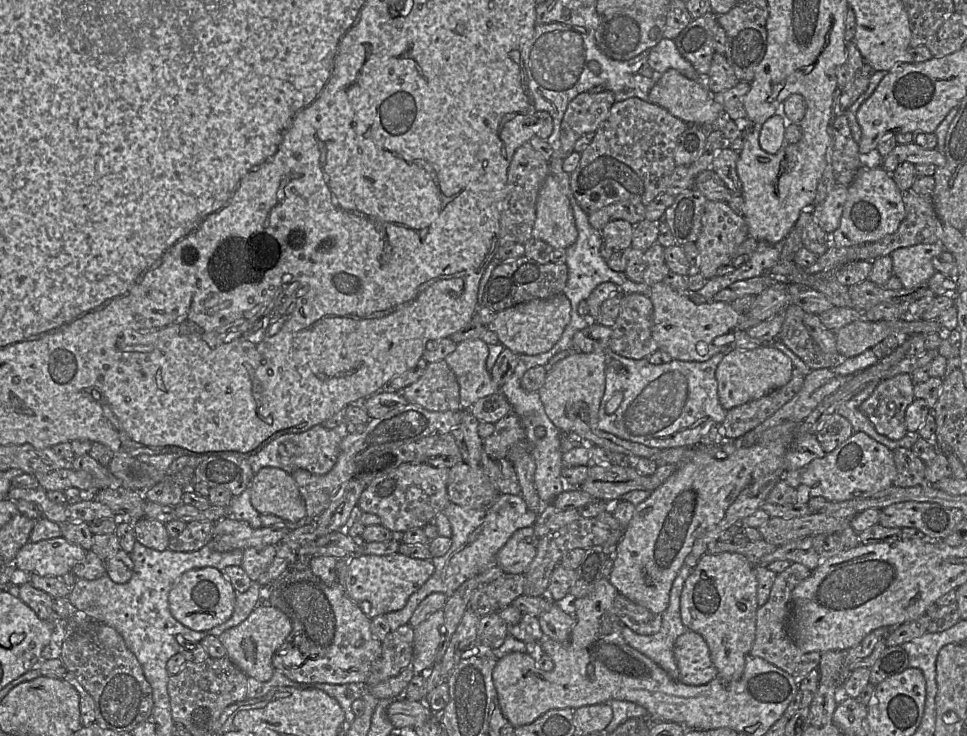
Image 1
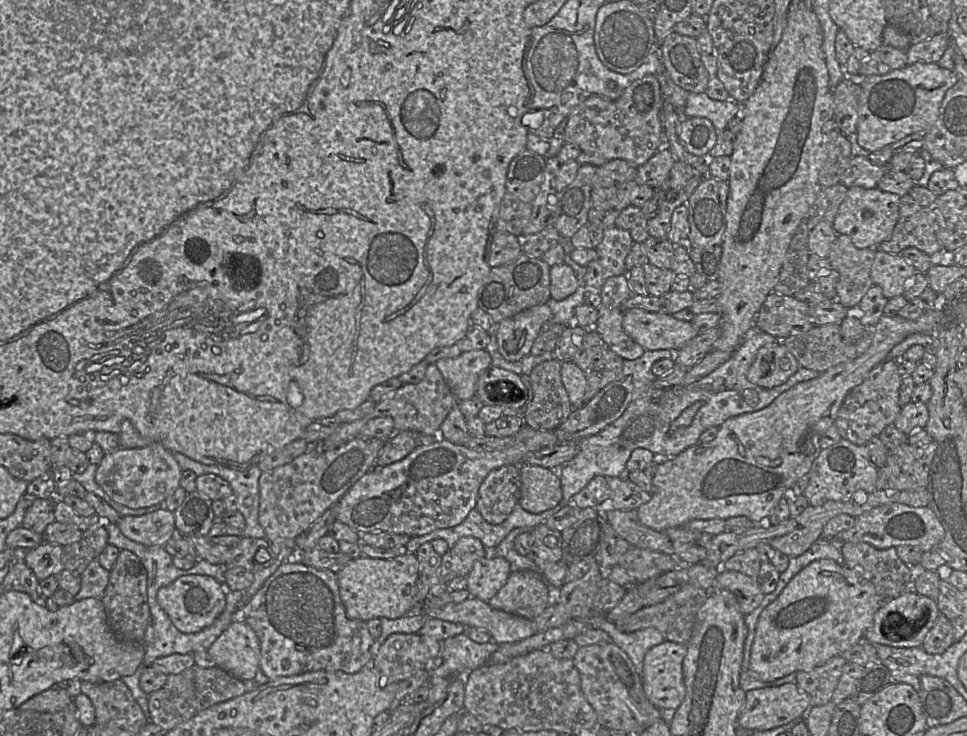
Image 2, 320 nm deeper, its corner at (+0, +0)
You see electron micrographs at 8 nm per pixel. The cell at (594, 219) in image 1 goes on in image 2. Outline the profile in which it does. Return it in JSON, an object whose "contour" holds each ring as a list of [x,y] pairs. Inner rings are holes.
{"contour":[[[622,159],[610,160],[597,167],[592,181],[589,222],[601,229],[615,227],[621,211],[631,205],[637,171],[638,167]]]}

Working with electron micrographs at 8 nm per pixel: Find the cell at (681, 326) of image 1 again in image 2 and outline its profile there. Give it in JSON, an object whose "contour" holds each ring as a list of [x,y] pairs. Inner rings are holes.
{"contour":[[[639,308],[624,312],[622,326],[626,334],[645,350],[678,351],[698,335],[691,322]]]}

